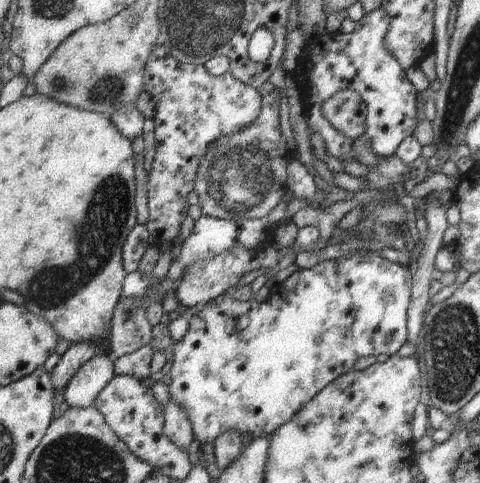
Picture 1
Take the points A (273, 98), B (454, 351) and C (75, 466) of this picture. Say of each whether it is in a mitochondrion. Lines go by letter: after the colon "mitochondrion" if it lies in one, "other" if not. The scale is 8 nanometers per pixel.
A: other
B: mitochondrion
C: mitochondrion

